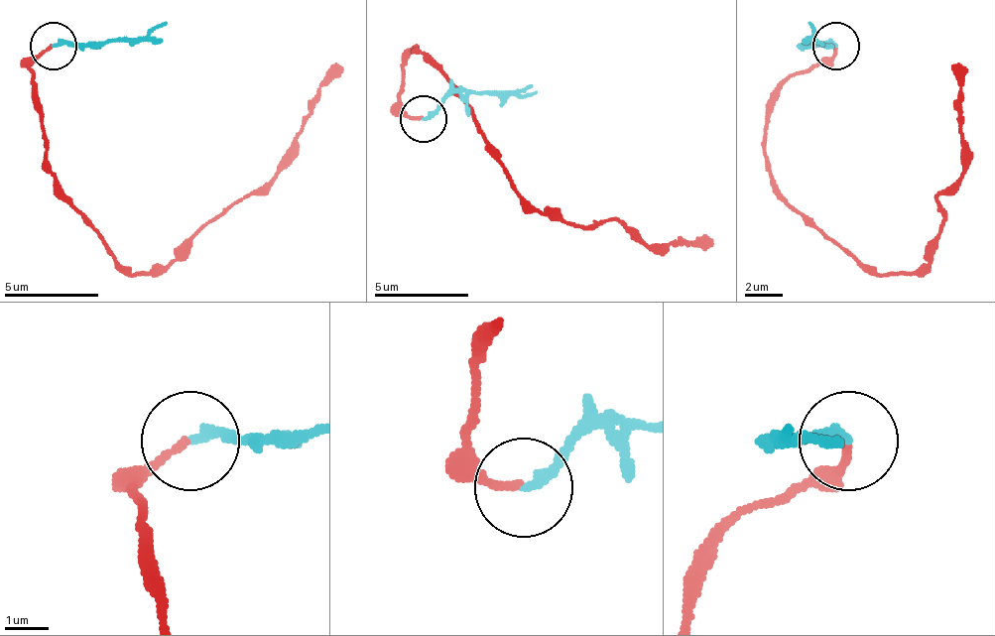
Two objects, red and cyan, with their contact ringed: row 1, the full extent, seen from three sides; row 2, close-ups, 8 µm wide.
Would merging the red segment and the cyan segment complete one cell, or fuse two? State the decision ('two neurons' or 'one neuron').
two neurons

